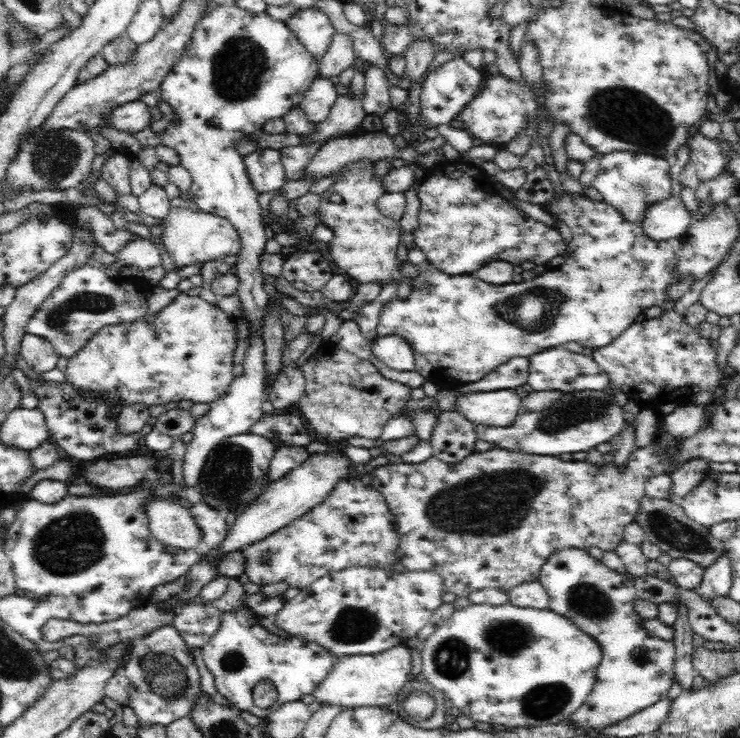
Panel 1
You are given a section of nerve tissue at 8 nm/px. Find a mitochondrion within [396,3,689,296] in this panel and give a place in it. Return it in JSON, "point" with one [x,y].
{"point":[623,113]}

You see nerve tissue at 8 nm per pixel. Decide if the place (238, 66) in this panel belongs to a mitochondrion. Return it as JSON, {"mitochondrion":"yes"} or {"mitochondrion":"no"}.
{"mitochondrion":"yes"}

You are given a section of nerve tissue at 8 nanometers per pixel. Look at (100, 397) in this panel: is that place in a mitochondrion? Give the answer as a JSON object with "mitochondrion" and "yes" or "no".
{"mitochondrion":"no"}

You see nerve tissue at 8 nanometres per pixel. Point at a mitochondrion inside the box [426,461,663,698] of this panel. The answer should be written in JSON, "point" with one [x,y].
{"point":[509,638]}

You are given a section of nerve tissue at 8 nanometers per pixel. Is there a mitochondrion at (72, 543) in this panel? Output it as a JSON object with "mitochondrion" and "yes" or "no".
{"mitochondrion":"yes"}

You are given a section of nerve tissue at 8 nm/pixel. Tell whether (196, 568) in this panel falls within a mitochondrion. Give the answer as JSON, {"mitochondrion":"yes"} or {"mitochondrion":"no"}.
{"mitochondrion":"no"}

